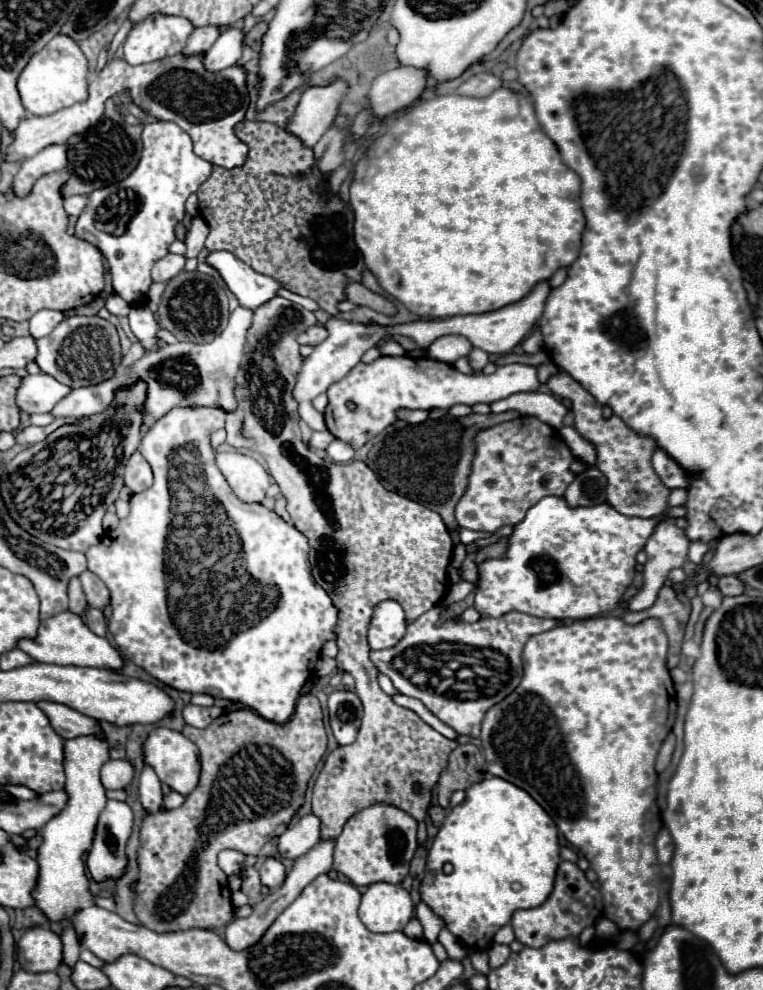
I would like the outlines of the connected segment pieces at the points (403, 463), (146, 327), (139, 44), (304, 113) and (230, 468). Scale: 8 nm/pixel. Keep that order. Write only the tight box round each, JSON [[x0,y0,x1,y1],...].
[[367,411,519,545],[129,307,157,349],[125,13,193,65],[289,81,347,147],[217,451,269,501]]

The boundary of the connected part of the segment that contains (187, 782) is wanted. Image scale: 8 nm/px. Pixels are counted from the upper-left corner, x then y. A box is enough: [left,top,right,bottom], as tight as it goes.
[143,727,199,795]

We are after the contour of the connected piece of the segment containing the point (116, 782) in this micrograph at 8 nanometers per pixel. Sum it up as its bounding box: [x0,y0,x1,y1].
[101,759,133,789]

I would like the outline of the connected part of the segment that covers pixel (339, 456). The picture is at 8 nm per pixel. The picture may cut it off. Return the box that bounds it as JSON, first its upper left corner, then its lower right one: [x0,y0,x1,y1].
[327,439,355,463]

